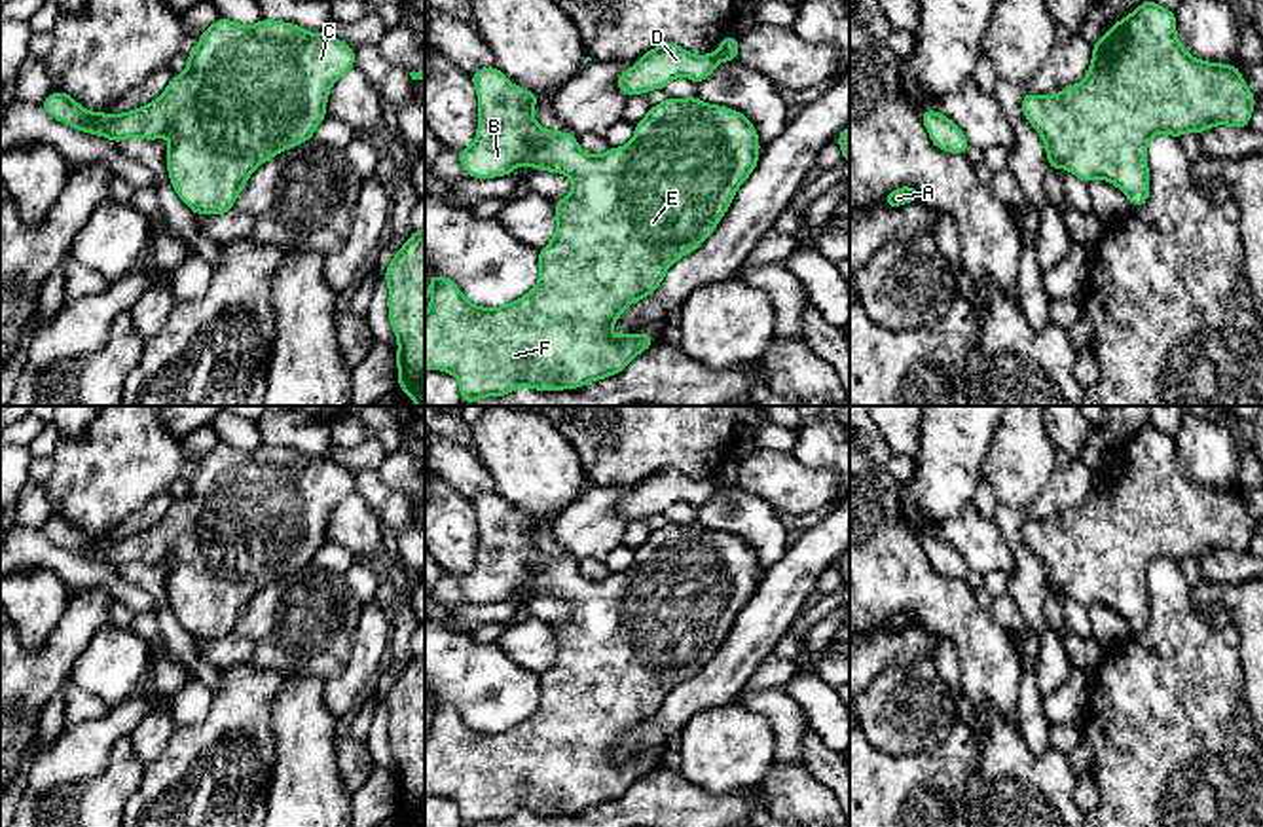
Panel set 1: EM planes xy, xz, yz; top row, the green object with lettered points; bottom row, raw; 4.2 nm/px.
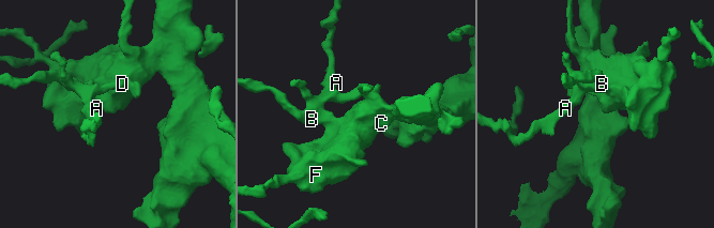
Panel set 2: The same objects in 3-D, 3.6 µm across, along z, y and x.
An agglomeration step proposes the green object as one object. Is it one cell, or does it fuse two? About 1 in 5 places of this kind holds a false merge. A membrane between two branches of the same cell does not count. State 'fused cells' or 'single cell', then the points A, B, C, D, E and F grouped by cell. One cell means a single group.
single cell | A B C D E F

